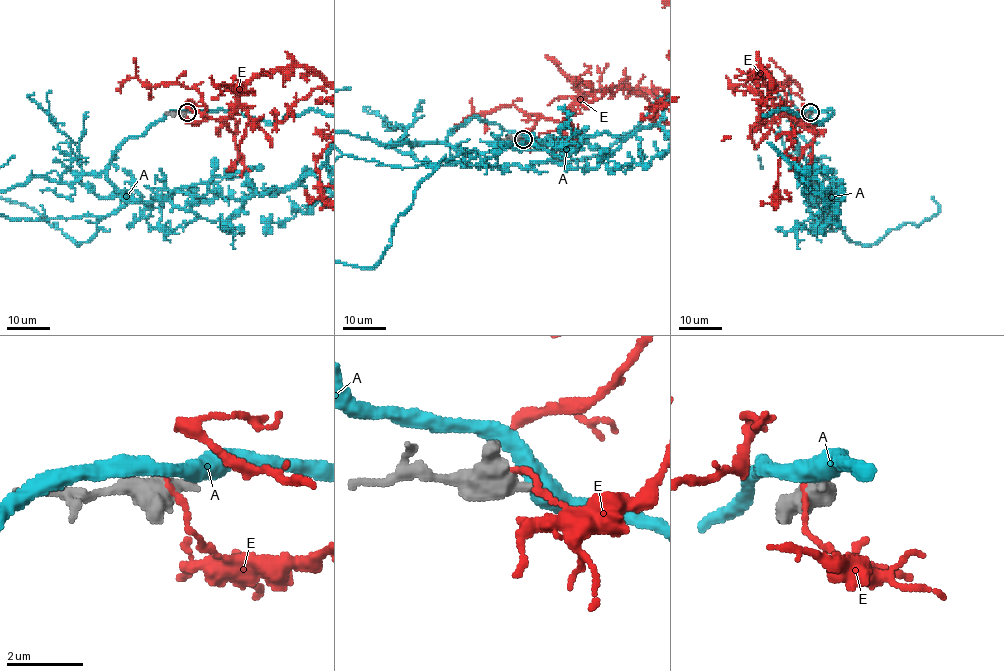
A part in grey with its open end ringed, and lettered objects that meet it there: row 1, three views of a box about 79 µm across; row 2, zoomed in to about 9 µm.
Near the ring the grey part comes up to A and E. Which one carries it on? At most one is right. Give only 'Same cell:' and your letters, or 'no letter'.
Same cell: no letter

